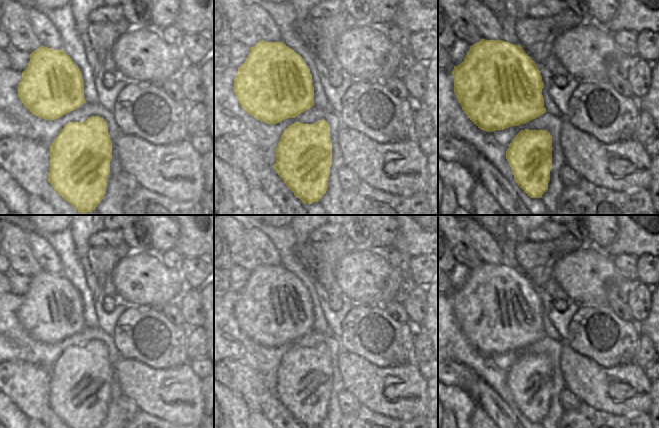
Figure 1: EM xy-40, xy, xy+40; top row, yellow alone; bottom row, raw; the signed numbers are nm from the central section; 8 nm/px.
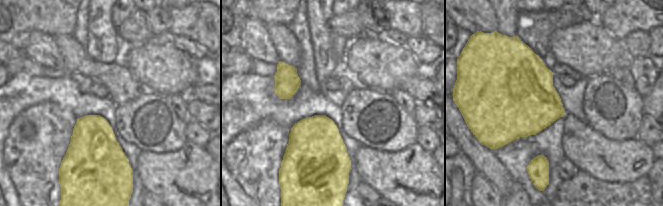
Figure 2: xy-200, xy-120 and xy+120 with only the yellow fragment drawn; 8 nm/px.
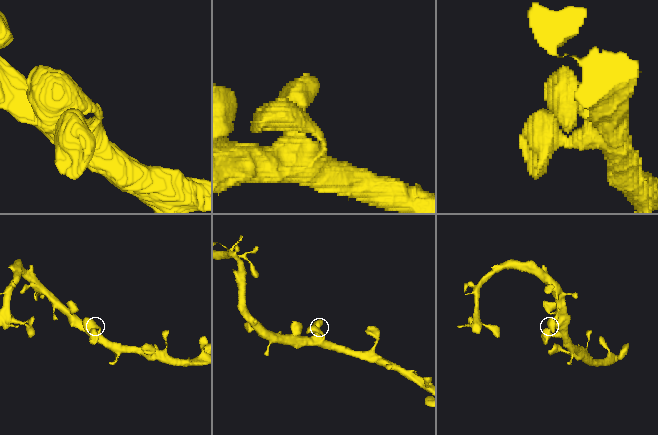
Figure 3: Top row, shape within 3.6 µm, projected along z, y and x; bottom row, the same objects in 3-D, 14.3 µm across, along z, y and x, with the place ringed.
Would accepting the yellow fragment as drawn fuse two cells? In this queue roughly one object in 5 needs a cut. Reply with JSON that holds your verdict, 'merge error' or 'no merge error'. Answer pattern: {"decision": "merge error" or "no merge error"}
{"decision": "no merge error"}

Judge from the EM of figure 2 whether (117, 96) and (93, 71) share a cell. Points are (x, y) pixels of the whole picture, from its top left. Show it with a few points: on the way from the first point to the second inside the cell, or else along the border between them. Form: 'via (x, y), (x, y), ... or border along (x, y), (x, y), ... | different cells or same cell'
via (116, 89), (100, 73) | same cell

